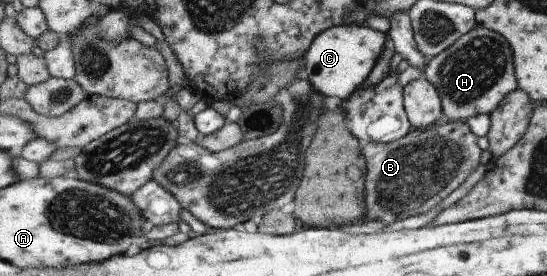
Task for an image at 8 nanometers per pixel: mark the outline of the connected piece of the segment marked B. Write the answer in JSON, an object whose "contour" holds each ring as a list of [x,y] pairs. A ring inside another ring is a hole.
{"contour":[[[448,120],[444,125],[433,125],[432,127],[426,129],[414,129],[411,130],[409,134],[405,137],[400,138],[398,141],[390,143],[380,143],[380,142],[368,142],[363,145],[362,151],[366,156],[366,167],[368,168],[367,174],[365,176],[364,185],[366,186],[366,218],[363,218],[363,222],[368,220],[378,220],[383,222],[385,225],[393,224],[411,217],[416,217],[417,215],[425,214],[431,209],[434,209],[437,204],[441,204],[453,190],[457,190],[461,186],[461,182],[465,182],[474,170],[479,168],[481,164],[481,146],[479,146],[479,136],[474,133],[474,130],[465,121],[451,121]]]}

